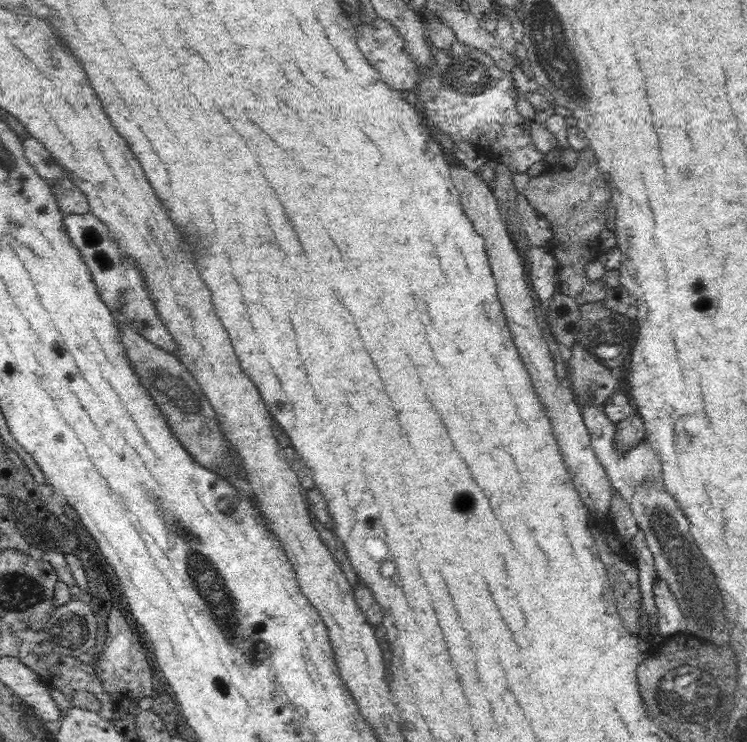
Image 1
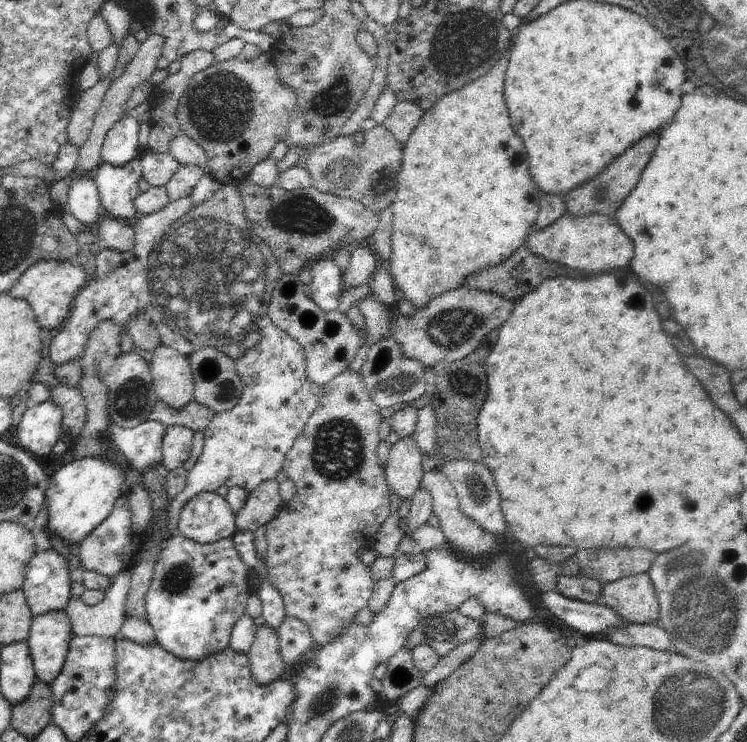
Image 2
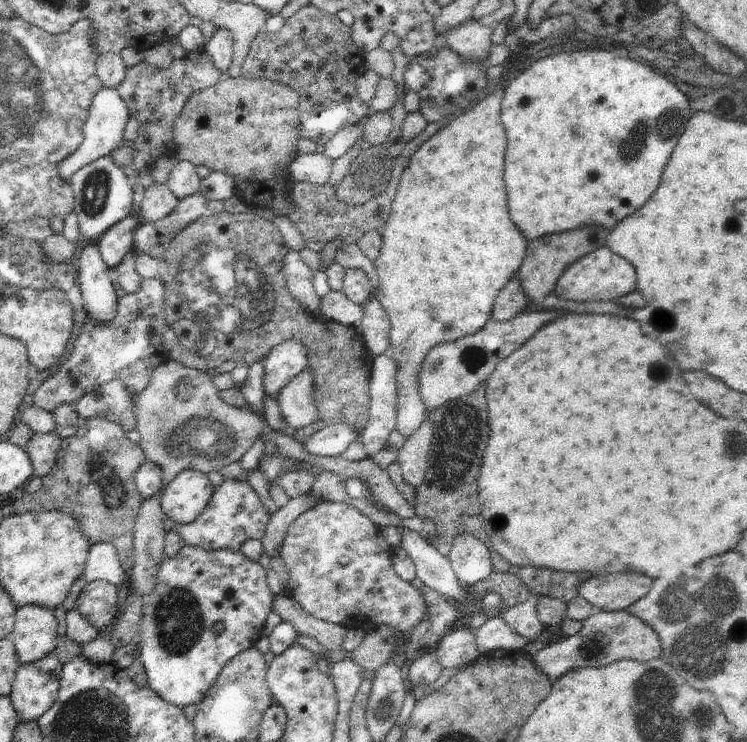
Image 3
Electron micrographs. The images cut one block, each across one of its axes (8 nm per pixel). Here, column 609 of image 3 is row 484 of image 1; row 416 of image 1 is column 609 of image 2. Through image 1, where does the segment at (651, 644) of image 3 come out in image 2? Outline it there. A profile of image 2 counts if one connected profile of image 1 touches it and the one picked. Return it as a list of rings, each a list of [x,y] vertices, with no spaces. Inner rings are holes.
[[[648,573],[626,576],[604,586],[598,605],[610,606],[624,621],[652,625],[659,618],[659,600]]]

